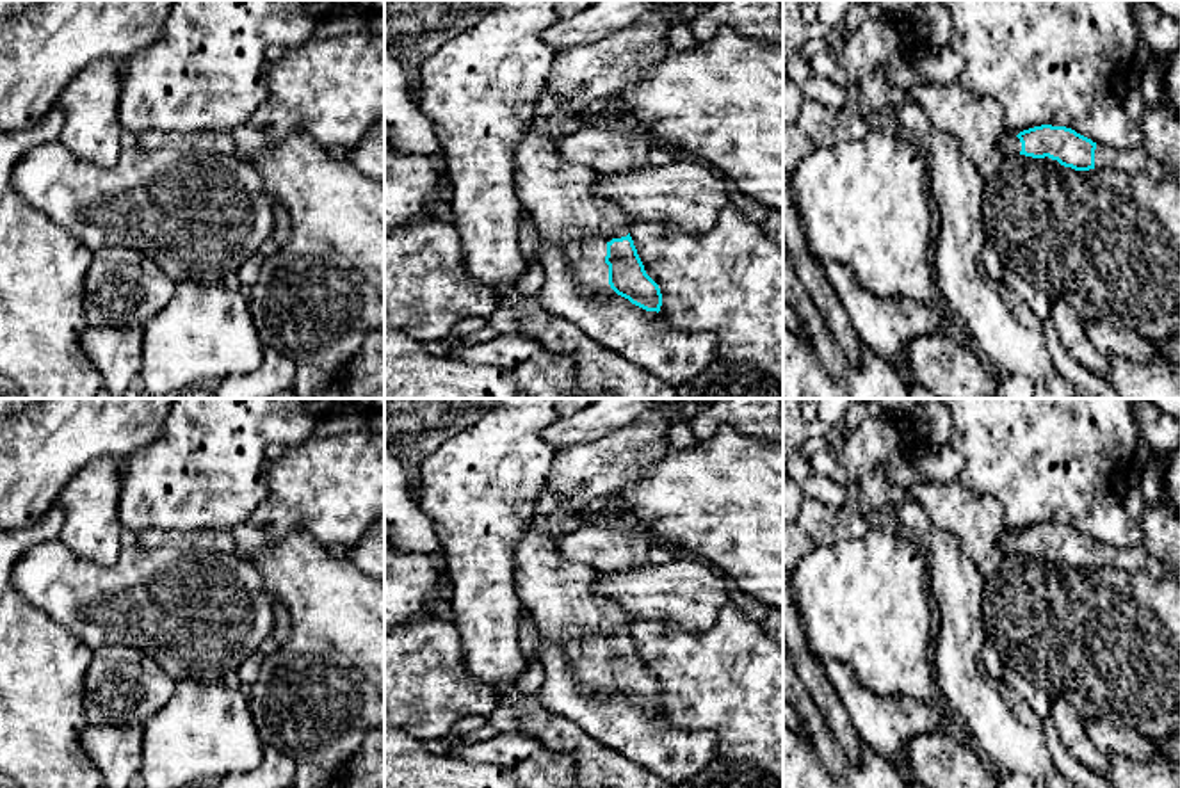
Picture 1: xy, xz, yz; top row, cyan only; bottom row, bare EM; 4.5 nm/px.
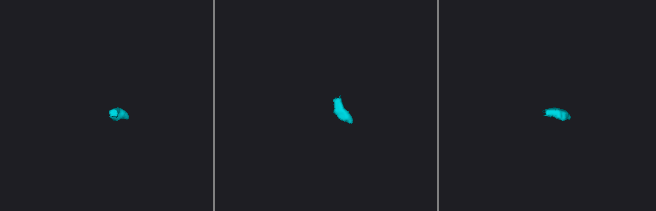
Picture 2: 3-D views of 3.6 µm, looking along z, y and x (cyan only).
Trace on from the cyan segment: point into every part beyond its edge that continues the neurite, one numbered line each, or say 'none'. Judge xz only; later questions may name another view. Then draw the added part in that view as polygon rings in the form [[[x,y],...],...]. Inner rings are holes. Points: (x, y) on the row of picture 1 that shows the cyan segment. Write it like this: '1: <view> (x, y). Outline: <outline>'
1: xz (559, 196). Outline: [[[534,121],[514,148],[514,164],[518,197],[543,240],[566,247],[582,235],[607,244],[630,233],[634,222],[626,213],[594,190],[600,174],[562,157],[557,141],[541,135]]]

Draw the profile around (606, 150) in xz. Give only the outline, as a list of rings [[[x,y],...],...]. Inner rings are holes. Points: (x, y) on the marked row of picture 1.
[[[594,121],[557,141],[562,157],[598,174],[628,173],[648,164],[653,144],[650,137],[628,125],[609,128]]]

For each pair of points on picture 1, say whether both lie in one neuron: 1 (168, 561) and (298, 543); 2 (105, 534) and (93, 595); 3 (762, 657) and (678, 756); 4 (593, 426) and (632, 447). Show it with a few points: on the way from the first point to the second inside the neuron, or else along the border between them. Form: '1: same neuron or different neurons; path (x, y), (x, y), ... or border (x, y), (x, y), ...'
1: different neurons; border (244, 561), (257, 571), (273, 602)
2: different neurons; border (63, 543), (100, 564), (111, 564), (123, 548)
3: different neurons; border (661, 714), (678, 728), (709, 730), (714, 756)
4: different neurons; border (639, 417), (600, 438), (568, 449)

